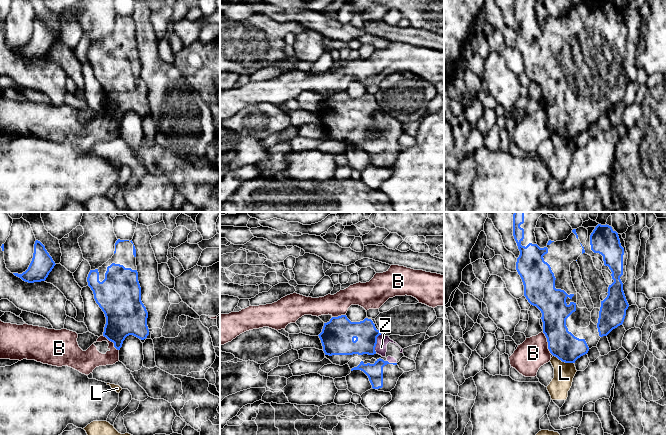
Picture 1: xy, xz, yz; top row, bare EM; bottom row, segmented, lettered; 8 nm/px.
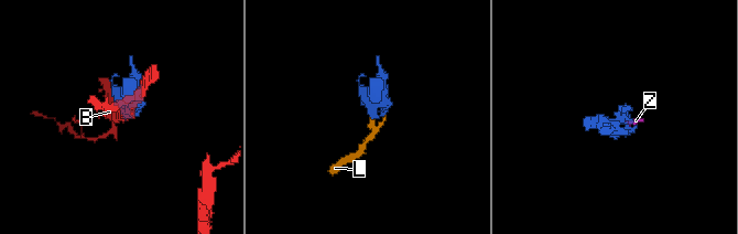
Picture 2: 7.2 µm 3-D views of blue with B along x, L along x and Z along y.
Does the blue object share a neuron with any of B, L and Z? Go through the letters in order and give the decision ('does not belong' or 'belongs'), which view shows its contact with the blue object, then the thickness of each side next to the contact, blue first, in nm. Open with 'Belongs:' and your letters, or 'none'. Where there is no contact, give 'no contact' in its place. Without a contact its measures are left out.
Belongs: Z
B: does not belong | yz | 220/240 nm
L: does not belong | yz | 220/160 nm
Z: belongs | xz | 190/100 nm

